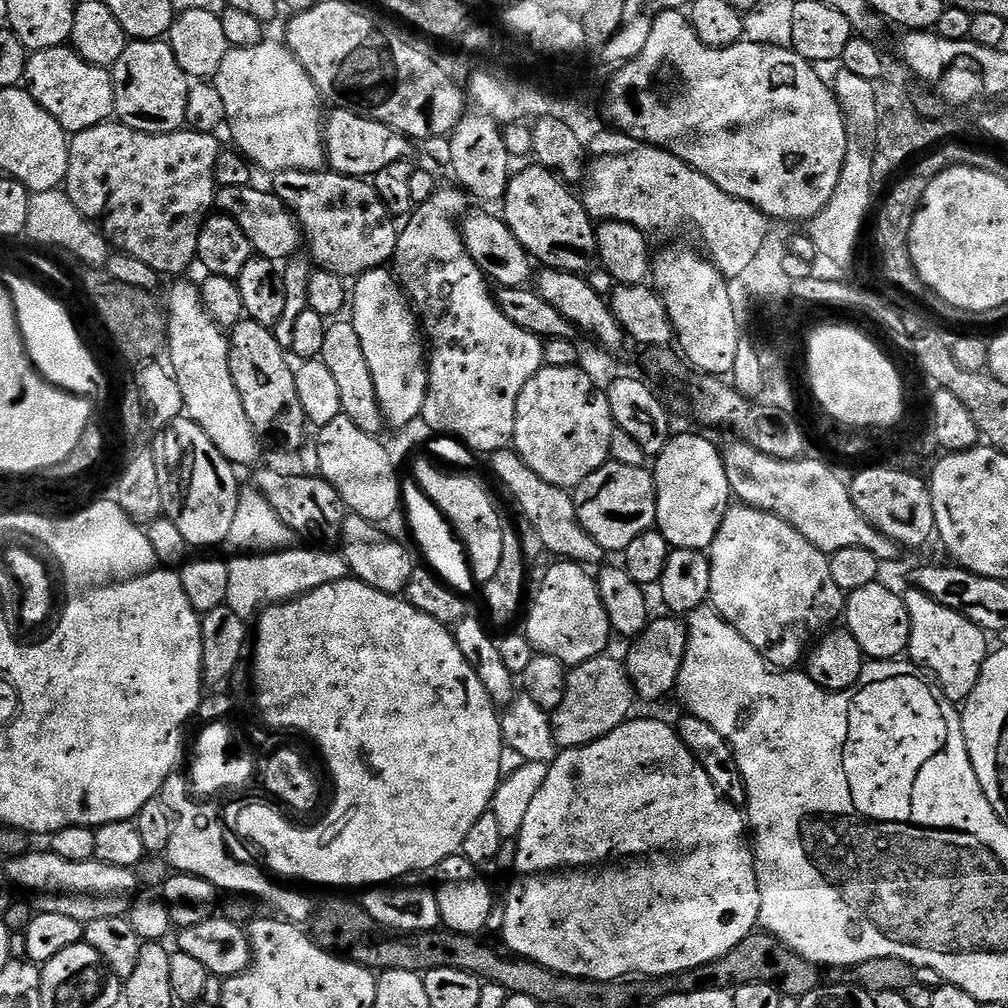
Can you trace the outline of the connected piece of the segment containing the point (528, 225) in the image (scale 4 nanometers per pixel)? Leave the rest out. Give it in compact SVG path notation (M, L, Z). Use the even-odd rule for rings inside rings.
M531 166L508 177L508 189L502 201L502 219L528 251L533 261L546 268L584 274L597 263L596 224L584 209L583 199L576 196L556 173L548 168Z

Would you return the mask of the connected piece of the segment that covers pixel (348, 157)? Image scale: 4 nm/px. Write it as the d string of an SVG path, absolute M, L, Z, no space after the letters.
M342 106L335 107L330 116L325 117L322 135L327 165L331 171L343 176L371 178L393 162L411 159L414 152L414 144L409 137L394 131L384 123L361 116L353 109Z

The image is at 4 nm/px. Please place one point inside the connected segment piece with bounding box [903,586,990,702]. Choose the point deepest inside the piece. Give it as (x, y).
(944, 643)

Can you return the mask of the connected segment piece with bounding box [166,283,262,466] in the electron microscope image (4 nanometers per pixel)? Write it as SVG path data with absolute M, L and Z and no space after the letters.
M195 283L174 285L168 292L168 308L166 312L166 360L176 376L178 390L182 390L184 412L188 419L193 420L208 435L210 442L218 446L220 453L232 465L241 466L240 464L252 463L255 465L257 463L255 460L260 456L262 440L250 426L250 418L246 418L246 410L240 405L240 395L234 386L234 378L230 374L229 337L222 331L220 325L213 322L204 311L200 290Z

